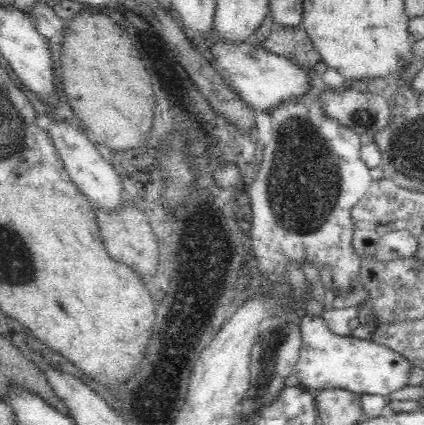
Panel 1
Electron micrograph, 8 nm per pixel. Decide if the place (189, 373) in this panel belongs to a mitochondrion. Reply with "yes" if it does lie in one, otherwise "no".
no

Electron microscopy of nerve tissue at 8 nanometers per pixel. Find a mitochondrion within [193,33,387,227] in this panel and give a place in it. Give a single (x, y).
(362, 118)

